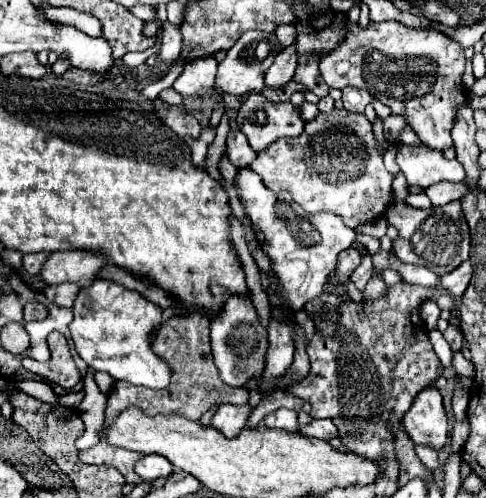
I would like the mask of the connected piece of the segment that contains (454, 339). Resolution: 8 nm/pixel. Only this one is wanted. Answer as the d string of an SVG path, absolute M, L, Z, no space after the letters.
M449 326L445 332L443 332L445 340L449 342L449 346L453 350L461 350L463 348L463 340L461 340L461 330L457 326Z

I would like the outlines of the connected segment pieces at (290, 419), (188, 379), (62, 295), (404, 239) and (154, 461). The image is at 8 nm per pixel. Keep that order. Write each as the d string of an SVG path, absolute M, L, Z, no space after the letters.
M279 408L265 416L265 426L269 428L285 428L287 432L297 432L297 412Z
M191 314L191 316L175 316L161 324L153 350L173 366L173 382L165 390L151 390L143 386L131 386L129 382L115 382L111 394L107 396L107 410L105 418L107 422L113 422L113 416L117 416L127 406L141 406L145 414L171 414L179 412L187 416L189 420L199 420L213 404L221 406L225 402L229 404L241 404L249 400L247 388L231 388L221 382L217 368L213 366L210 346L210 324L211 320L203 314Z
M53 284L53 286L45 288L45 296L49 302L53 302L57 306L71 308L75 302L77 290L79 290L79 286L73 286L73 284Z
M393 202L385 216L389 224L399 230L391 250L403 264L425 266L443 276L469 258L469 226L465 222L461 202L449 202L445 206L433 206L427 210L417 210L403 202Z
M145 456L135 464L135 472L141 476L141 480L153 482L157 478L169 476L173 472L173 464L163 456Z

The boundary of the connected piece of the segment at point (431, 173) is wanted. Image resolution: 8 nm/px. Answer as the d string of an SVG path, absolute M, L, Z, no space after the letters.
M397 144L397 164L411 186L427 188L439 180L463 182L465 170L454 160L447 160L441 150L433 150L425 144Z

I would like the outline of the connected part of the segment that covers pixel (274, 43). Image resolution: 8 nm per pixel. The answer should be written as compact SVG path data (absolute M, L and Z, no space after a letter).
M255 30L245 32L233 44L233 48L227 50L227 56L219 62L213 88L219 90L221 94L233 94L233 96L243 96L251 90L261 90L263 88L263 76L279 52L281 52L281 44L273 32L271 34L269 32L255 32Z

